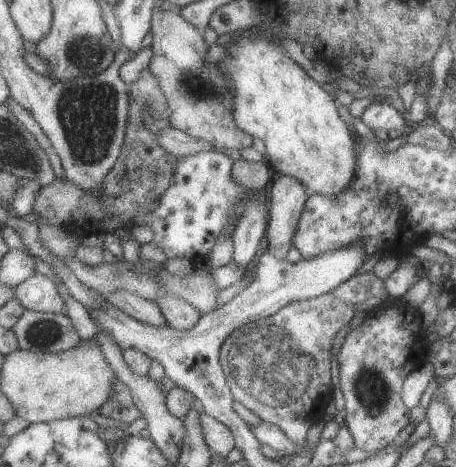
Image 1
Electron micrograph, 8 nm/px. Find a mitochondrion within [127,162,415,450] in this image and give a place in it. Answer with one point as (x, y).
(269, 371)

